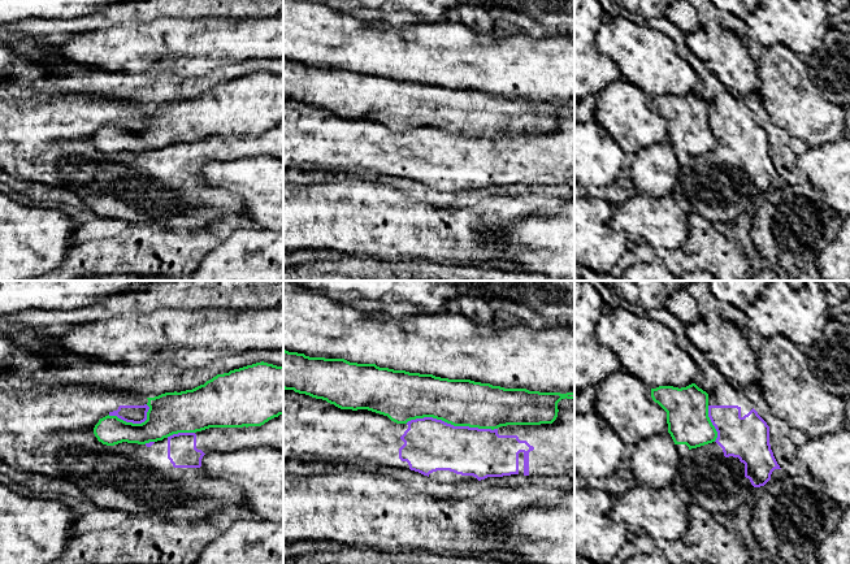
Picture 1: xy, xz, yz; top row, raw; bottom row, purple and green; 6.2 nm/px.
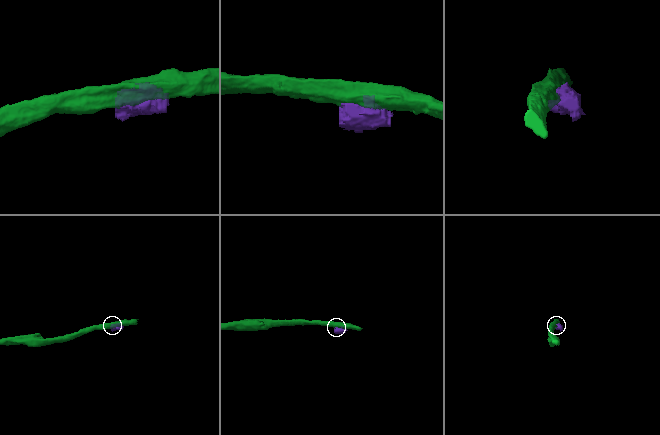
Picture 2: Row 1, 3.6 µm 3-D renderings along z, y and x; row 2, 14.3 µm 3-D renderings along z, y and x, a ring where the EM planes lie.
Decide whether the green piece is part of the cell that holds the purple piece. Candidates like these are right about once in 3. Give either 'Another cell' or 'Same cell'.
Another cell

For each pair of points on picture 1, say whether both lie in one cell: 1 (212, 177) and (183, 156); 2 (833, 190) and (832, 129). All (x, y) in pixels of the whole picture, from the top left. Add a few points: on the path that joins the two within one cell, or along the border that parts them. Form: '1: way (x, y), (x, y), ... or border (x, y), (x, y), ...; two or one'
1: border (230, 159), (207, 161), (199, 176); two
2: border (836, 139), (809, 148); two

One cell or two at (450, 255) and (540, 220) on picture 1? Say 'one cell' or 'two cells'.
two cells

